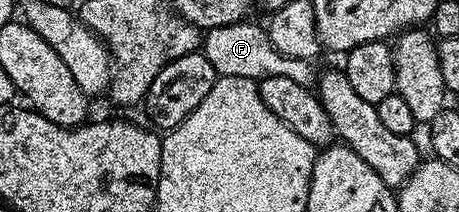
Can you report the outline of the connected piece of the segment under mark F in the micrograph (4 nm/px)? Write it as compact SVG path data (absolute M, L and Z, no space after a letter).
M242 22L231 26L219 26L210 28L203 36L203 51L207 62L215 66L218 76L230 76L231 78L251 78L260 82L268 76L282 76L283 78L295 78L295 82L312 85L315 80L314 65L308 60L296 60L287 58L271 46L271 38L264 27L257 24Z

